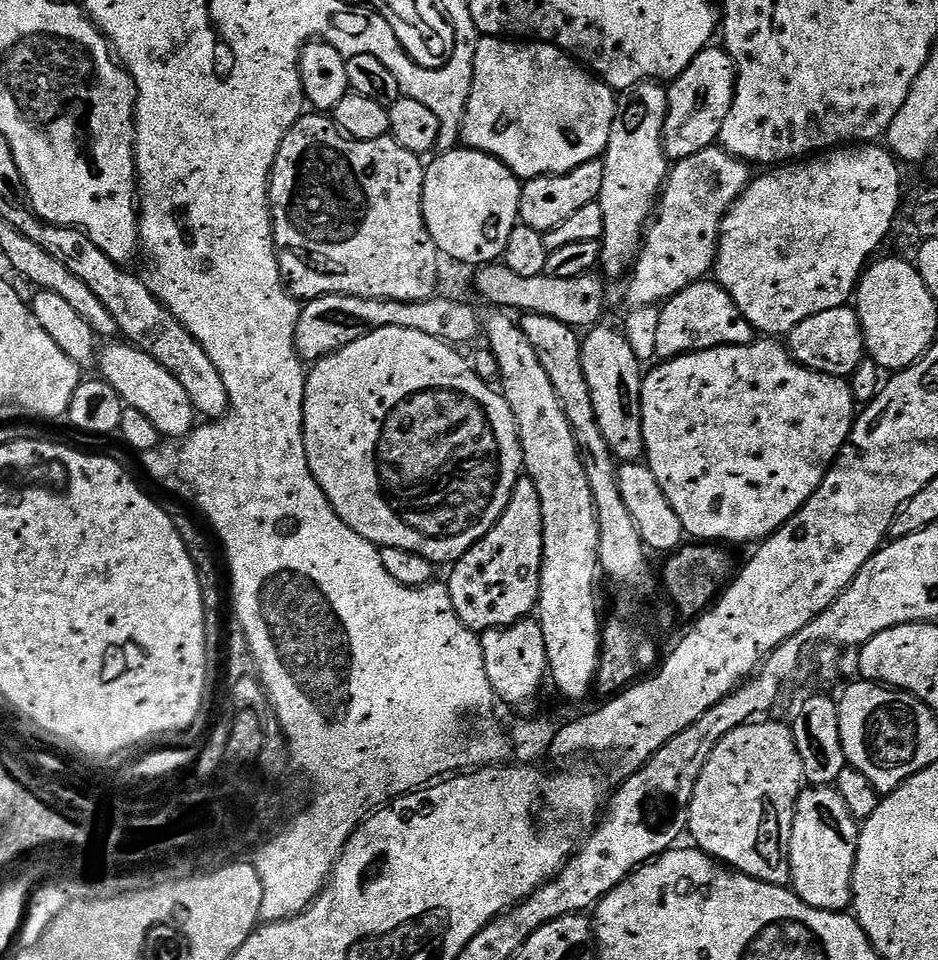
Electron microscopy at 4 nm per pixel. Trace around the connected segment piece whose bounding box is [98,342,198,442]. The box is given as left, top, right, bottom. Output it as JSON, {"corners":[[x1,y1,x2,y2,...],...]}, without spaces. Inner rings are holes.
{"corners":[[116,342,105,343,108,345,99,349,99,375,118,393,127,407,144,414,160,432,161,437,168,439,169,436,175,442,183,441,197,427,198,415,178,378,170,370,154,362,154,358,150,358,150,354,140,348,133,348,127,342,112,343]]}

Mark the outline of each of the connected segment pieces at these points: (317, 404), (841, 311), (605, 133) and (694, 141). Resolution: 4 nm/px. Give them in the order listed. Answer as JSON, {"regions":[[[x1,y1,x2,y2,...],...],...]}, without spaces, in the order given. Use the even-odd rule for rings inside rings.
{"regions":[[[386,326,382,330,374,330,329,356,322,356,311,365,307,373,306,394,304,395,304,445,306,446,306,462,310,466,310,474,322,486,330,506,362,538,369,540,380,548,397,548,418,554,432,561,433,565,445,566,462,558,466,550,470,550,498,522,498,518,506,510,512,497,514,486,520,480,524,466,524,455,520,445,520,435,516,429,516,419,506,402,503,391,478,378,475,367,459,356,457,349,438,338,430,338,430,334,422,334,422,330,402,330,398,326]],[[852,306,822,310,822,314,806,318,806,322,798,322,798,326,788,332,786,347,799,364,827,376,851,378,866,358,862,326]],[[480,36,474,50,472,89,460,135,467,147,498,158,522,182,539,176,561,176,563,172,603,157,610,142,610,126,614,126,617,103,618,96,613,89,561,48]],[[723,47,703,48,682,70,682,74,671,81,668,88,668,113,664,119,664,152,669,161,685,160,698,150,713,147,720,139,722,122,730,114,730,106,736,97,736,64]]]}

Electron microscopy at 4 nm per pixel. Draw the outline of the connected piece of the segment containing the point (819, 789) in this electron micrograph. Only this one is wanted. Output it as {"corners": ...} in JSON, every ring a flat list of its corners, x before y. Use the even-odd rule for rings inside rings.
{"corners":[[808,786,800,793,790,834,790,887,802,902,827,912,843,912,852,902,852,875,860,824,832,786]]}

